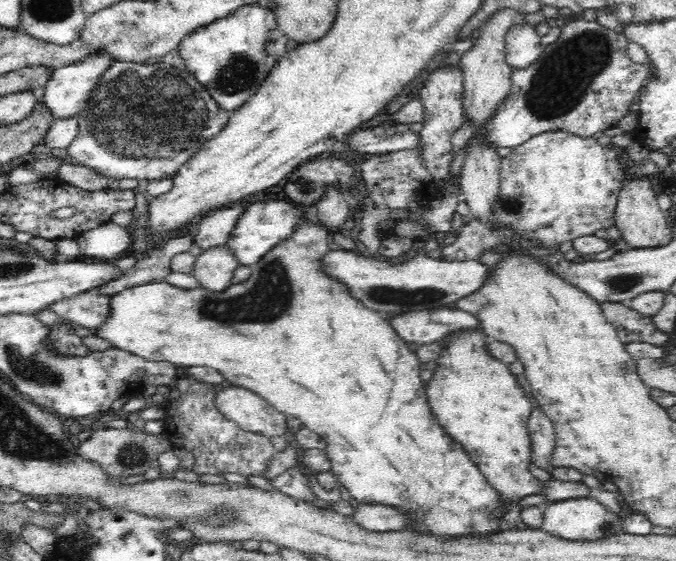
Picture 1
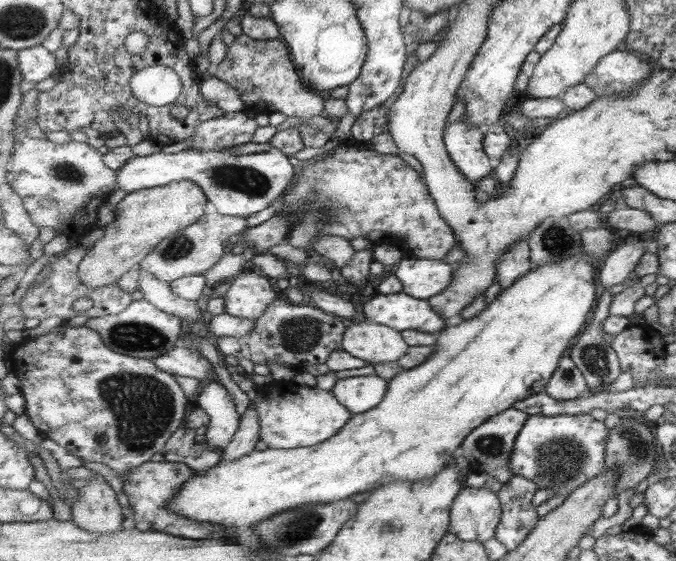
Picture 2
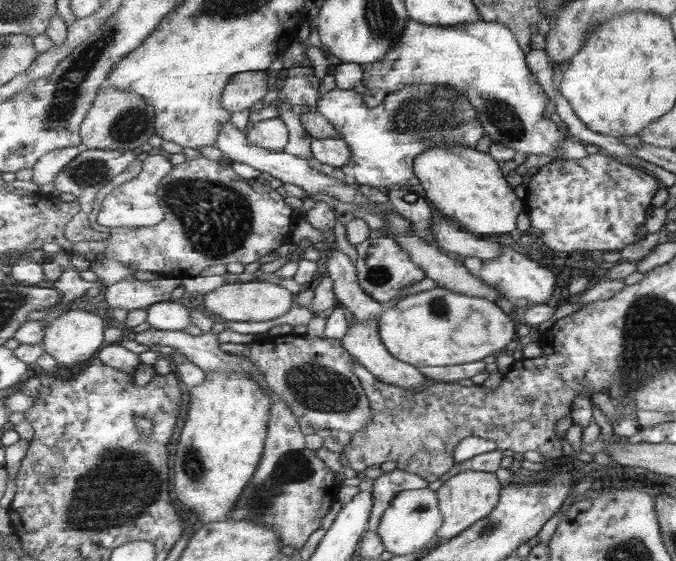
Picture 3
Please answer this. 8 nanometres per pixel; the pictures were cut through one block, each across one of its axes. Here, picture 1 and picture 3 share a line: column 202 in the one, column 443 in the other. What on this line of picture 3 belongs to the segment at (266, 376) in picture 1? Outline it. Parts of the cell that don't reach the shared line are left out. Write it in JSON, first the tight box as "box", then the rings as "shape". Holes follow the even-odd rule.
{"box":[380,287,517,368],"shape":[[[442,287],[432,288],[432,290],[416,293],[405,297],[391,307],[380,317],[380,337],[382,342],[386,344],[387,349],[394,355],[395,358],[403,360],[403,362],[410,363],[412,366],[421,368],[423,366],[456,366],[459,364],[469,364],[471,362],[480,362],[487,356],[501,354],[505,352],[505,347],[509,346],[516,338],[517,319],[511,318],[508,313],[505,313],[495,301],[489,301],[485,298],[478,298],[468,295],[459,294],[457,291],[451,291]]]}

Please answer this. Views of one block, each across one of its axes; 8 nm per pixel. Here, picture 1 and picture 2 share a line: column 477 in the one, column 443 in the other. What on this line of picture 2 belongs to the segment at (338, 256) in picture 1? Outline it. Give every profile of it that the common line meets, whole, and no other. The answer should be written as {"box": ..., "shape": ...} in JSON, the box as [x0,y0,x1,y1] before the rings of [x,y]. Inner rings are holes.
{"box":[394,257,455,300],"shape":[[[405,257],[394,276],[401,280],[403,292],[427,300],[442,294],[454,282],[455,266],[445,261]]]}

